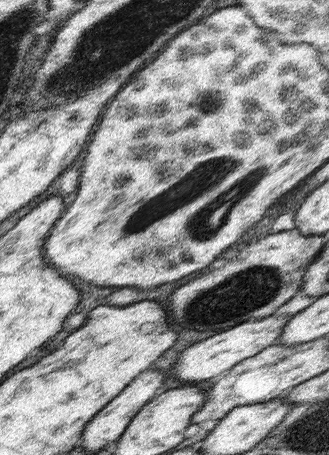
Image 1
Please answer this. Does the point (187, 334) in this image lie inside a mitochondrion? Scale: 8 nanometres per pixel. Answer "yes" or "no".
no

